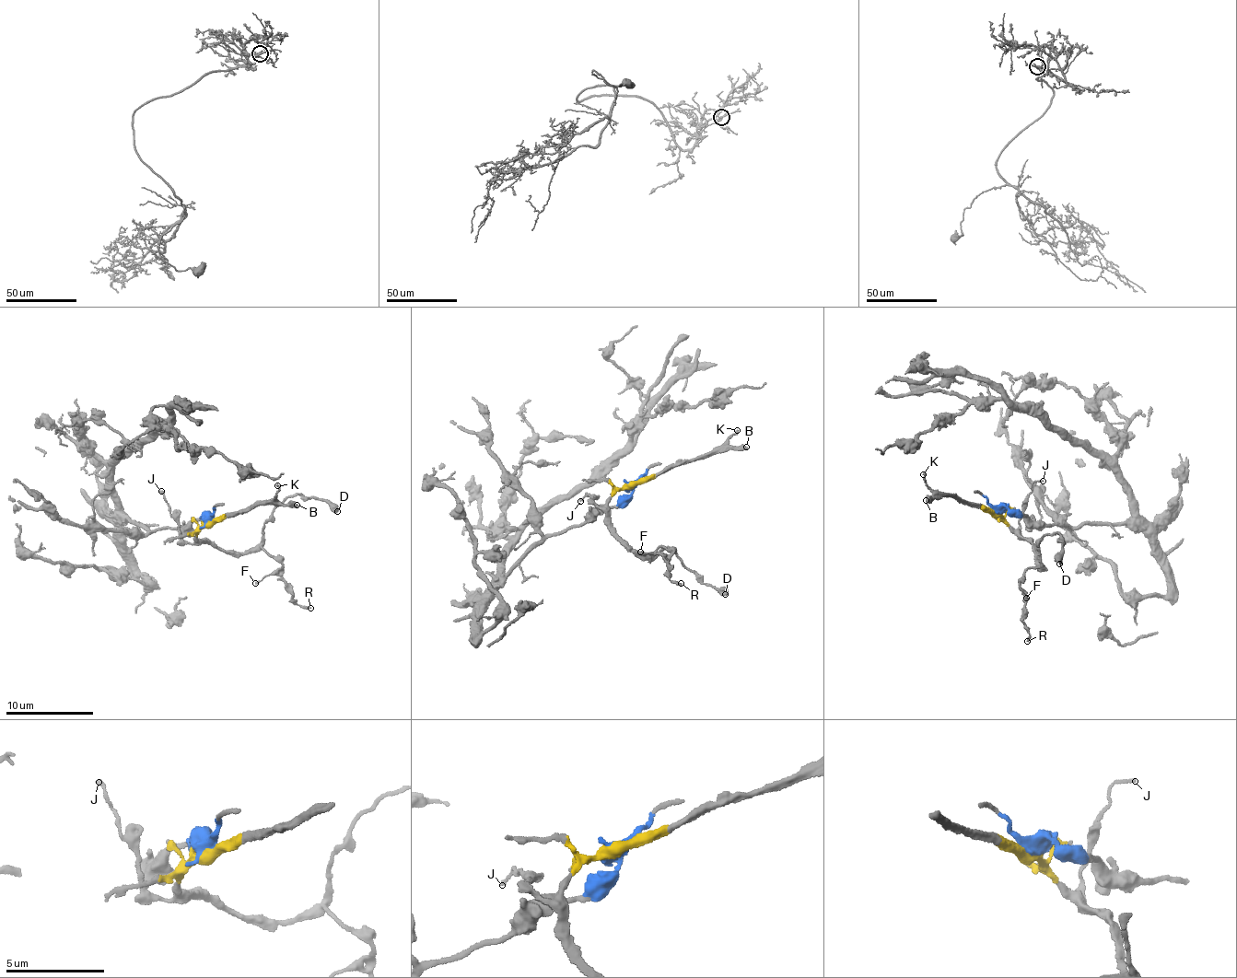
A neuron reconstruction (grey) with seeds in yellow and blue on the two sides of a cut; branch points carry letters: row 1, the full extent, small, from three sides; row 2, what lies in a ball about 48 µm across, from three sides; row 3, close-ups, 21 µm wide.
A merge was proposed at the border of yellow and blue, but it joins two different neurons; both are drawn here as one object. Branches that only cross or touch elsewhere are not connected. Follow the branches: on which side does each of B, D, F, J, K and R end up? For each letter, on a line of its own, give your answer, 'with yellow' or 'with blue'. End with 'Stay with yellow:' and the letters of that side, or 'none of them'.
B: with yellow
D: with yellow
F: with yellow
J: with yellow
K: with yellow
R: with yellow
Stay with yellow: B, D, F, J, K, R

